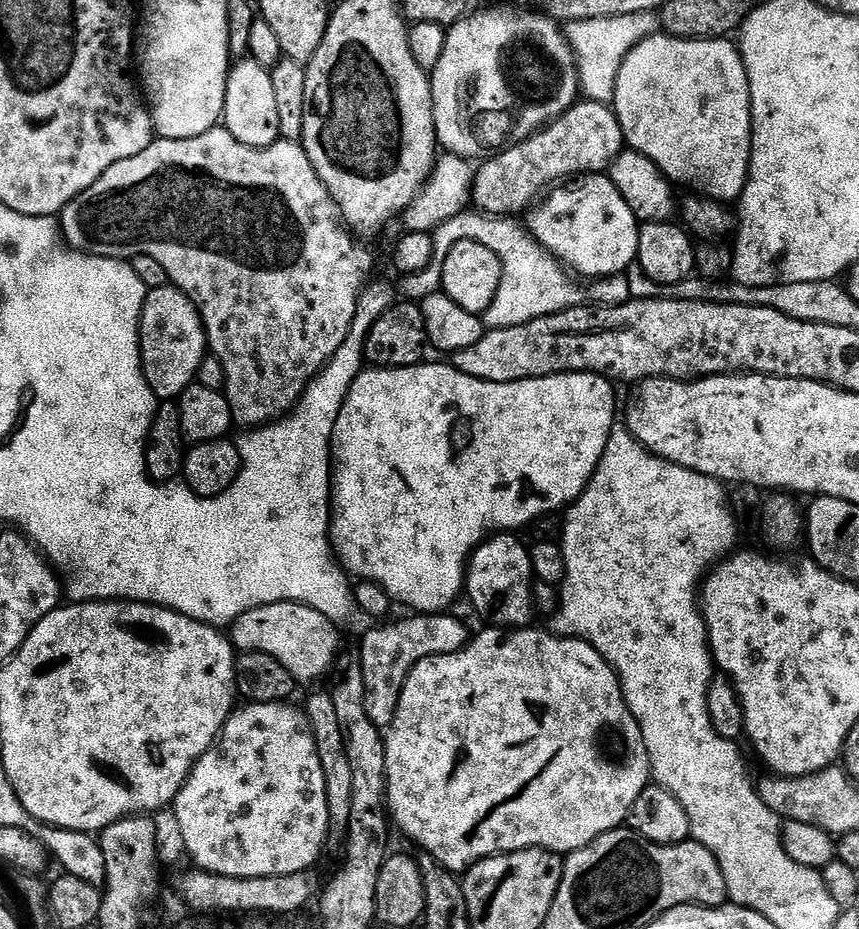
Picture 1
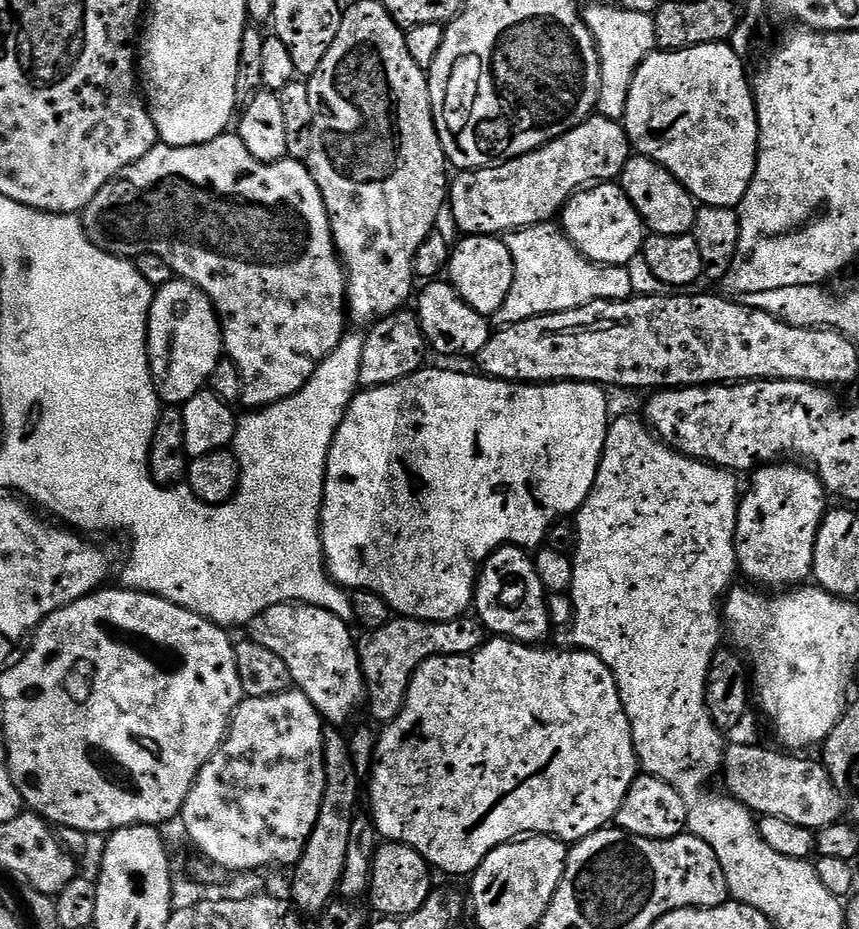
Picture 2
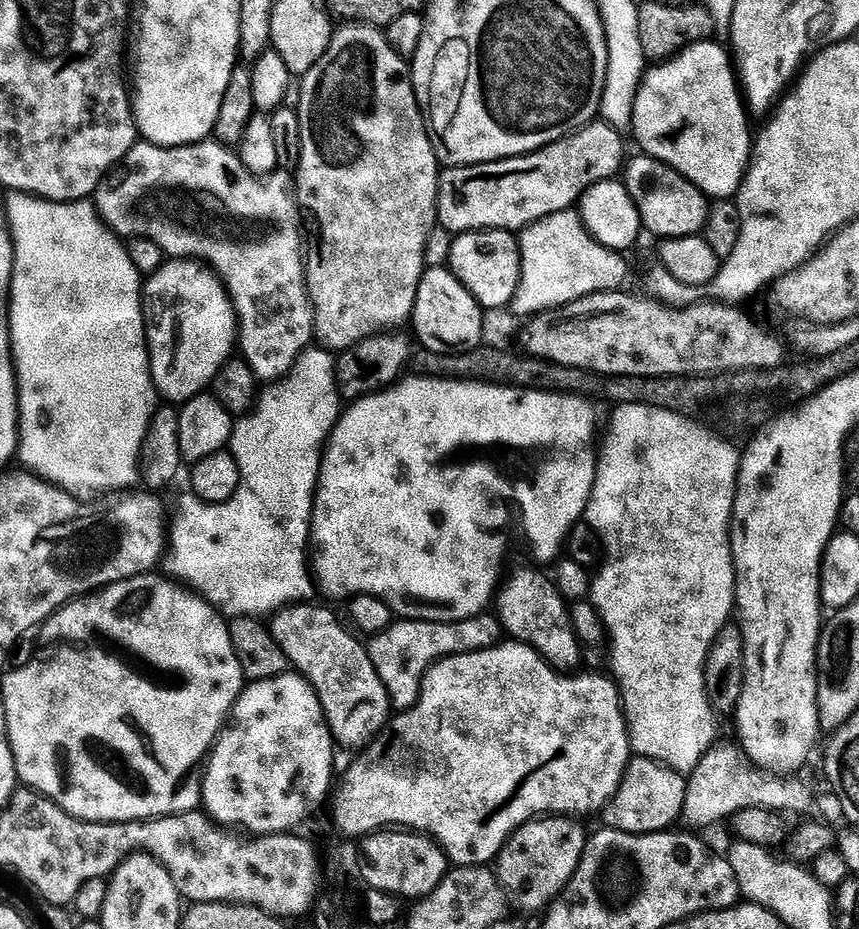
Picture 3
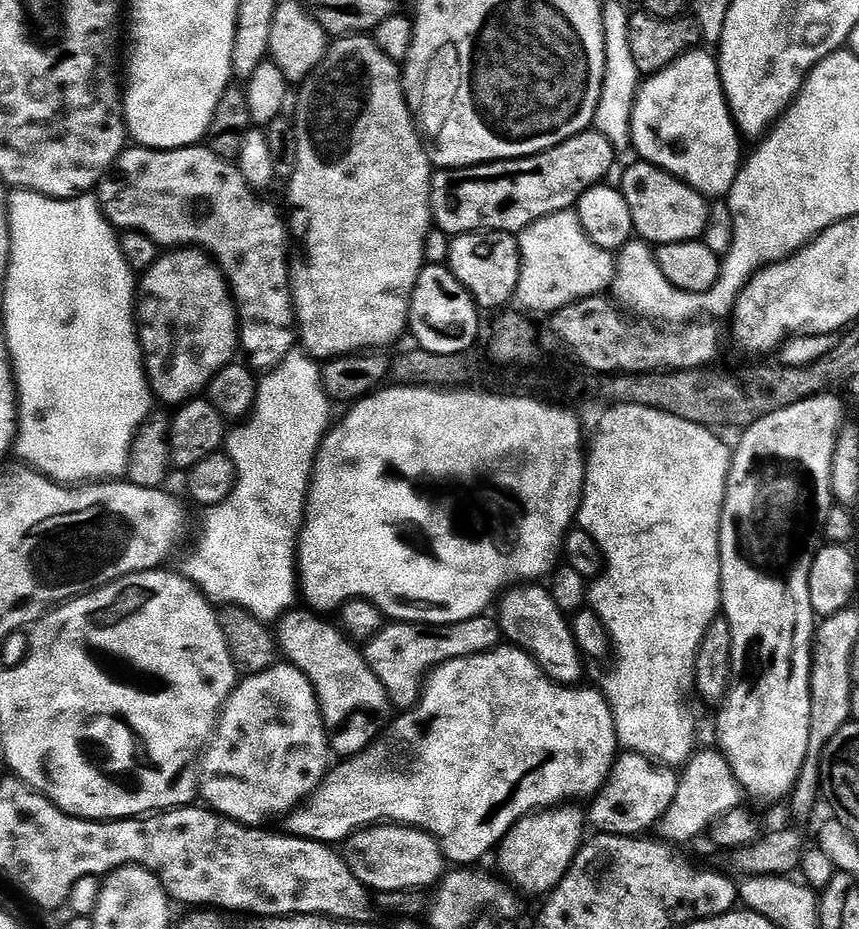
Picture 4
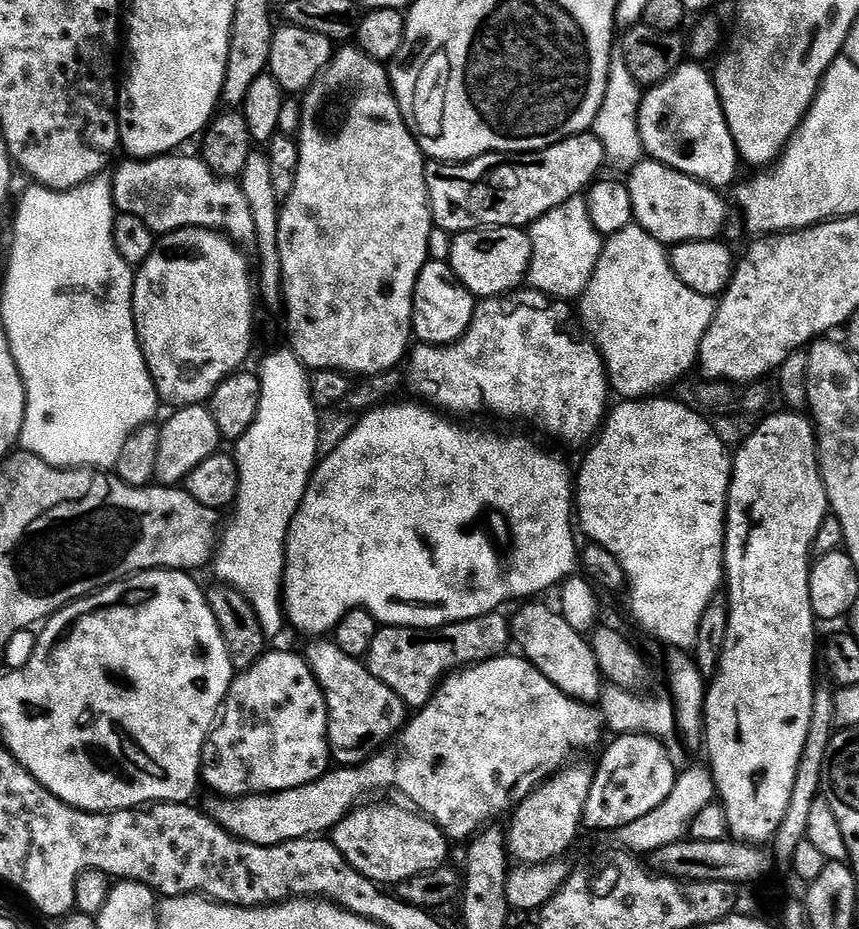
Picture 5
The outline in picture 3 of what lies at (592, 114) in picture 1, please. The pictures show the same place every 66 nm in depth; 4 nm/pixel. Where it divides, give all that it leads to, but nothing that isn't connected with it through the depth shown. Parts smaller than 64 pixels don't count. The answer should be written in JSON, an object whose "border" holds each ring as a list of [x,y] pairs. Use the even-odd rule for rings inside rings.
{"border":[[[593,122],[525,156],[463,168],[445,167],[436,199],[439,227],[451,234],[487,232],[490,228],[516,234],[550,214],[567,212],[590,186],[621,175],[626,163],[624,139],[611,125]]]}

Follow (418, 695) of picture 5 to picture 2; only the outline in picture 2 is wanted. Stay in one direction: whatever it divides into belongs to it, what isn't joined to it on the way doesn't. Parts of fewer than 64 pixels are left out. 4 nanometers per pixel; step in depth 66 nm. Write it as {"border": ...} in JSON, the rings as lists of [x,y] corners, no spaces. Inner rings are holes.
{"border":[[[475,615],[456,620],[409,620],[393,618],[386,626],[367,633],[368,641],[359,645],[360,665],[364,671],[366,700],[372,704],[372,716],[381,725],[398,718],[412,675],[432,656],[465,656],[477,652],[486,642],[486,629]]]}

